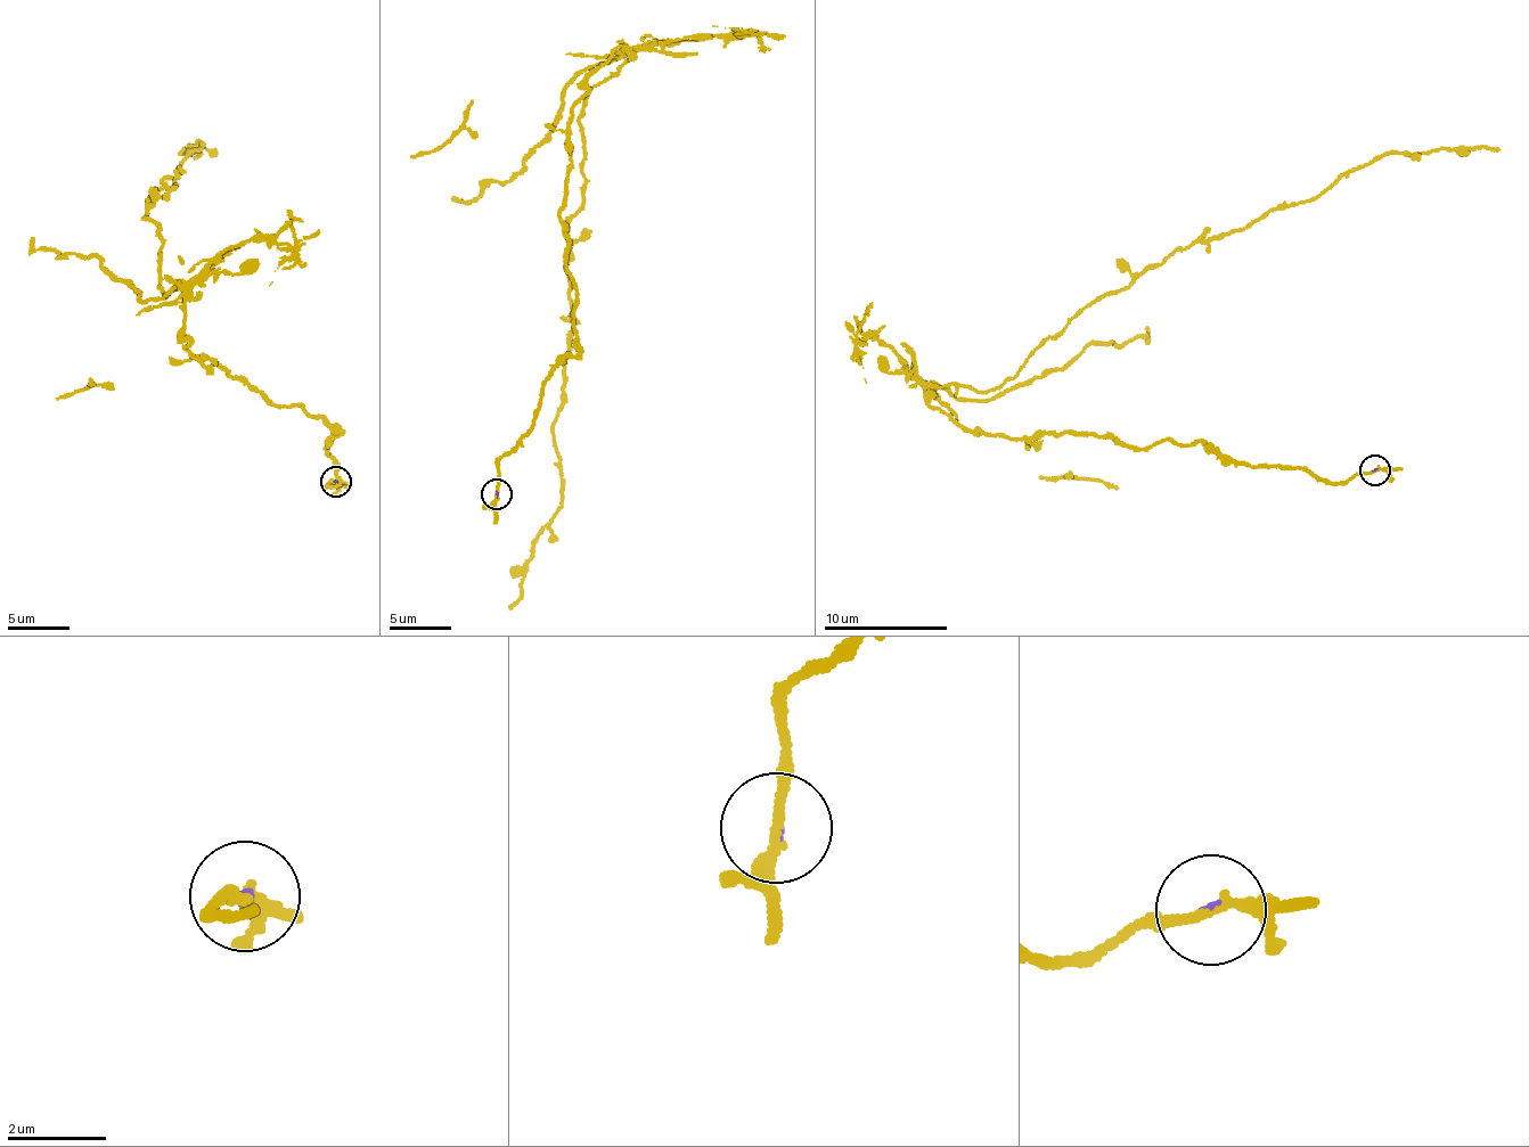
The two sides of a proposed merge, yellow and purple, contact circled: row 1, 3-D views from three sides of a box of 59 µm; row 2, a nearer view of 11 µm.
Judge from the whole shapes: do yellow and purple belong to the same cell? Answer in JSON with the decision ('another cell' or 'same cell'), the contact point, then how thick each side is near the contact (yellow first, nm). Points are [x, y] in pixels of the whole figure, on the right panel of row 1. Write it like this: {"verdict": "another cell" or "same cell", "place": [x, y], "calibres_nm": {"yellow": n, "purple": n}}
{"verdict": "another cell", "place": [1375, 470], "calibres_nm": {"yellow": 200, "purple": 70}}

